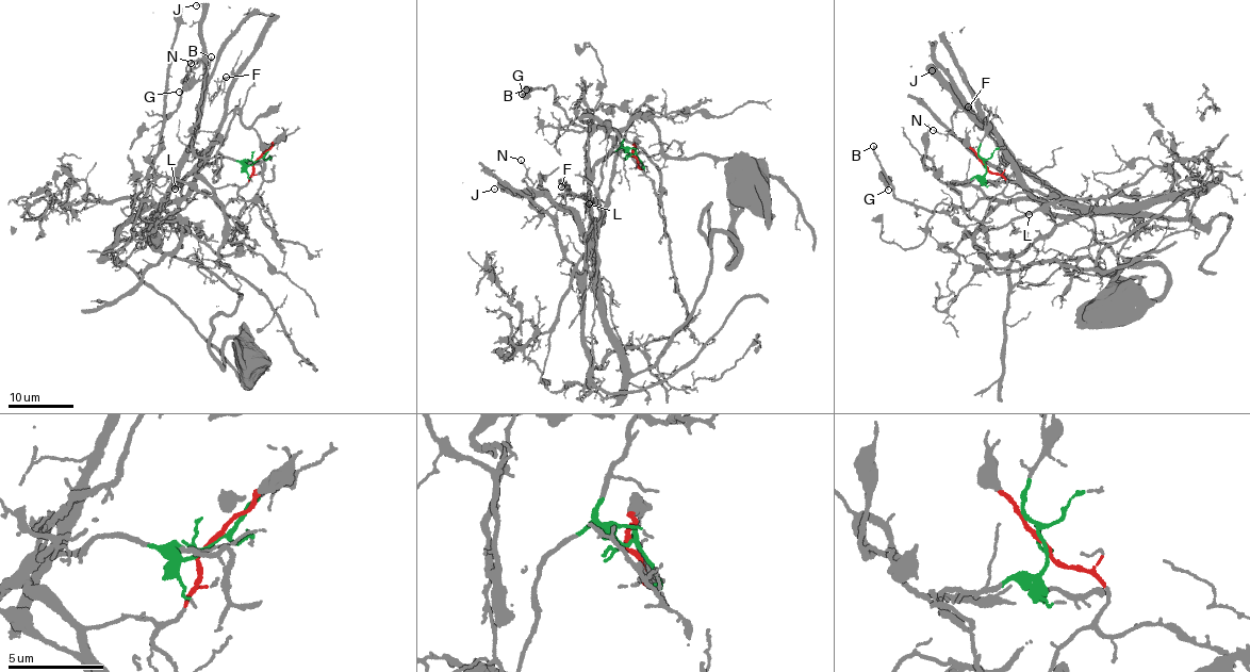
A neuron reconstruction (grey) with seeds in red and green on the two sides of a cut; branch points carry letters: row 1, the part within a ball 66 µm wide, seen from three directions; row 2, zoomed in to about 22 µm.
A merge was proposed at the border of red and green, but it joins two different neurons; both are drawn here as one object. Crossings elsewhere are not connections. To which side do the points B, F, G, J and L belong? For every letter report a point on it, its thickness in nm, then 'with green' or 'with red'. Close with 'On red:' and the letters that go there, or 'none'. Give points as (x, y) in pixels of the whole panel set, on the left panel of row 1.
B: (211, 56) | 200 nm | with red
F: (226, 77) | 120 nm | with green
G: (179, 92) | 280 nm | with red
J: (196, 5) | 70 nm | with red
L: (175, 189) | 140 nm | with red
On red: B, G, J, L

